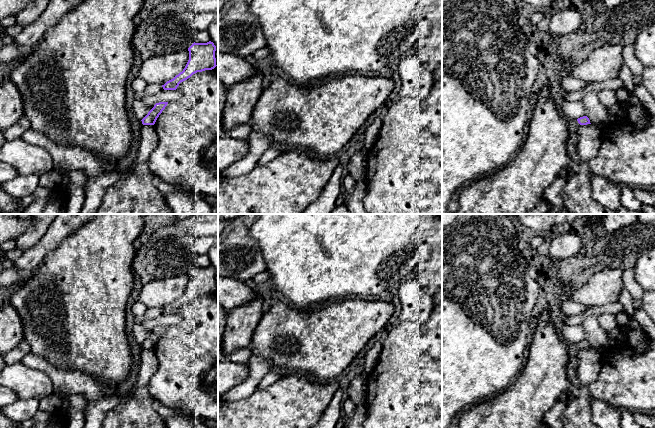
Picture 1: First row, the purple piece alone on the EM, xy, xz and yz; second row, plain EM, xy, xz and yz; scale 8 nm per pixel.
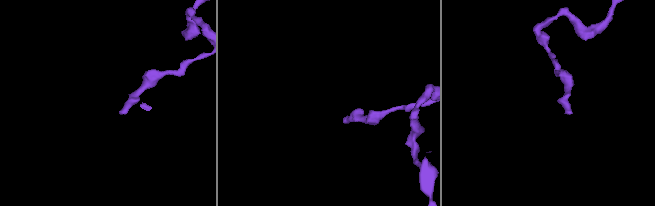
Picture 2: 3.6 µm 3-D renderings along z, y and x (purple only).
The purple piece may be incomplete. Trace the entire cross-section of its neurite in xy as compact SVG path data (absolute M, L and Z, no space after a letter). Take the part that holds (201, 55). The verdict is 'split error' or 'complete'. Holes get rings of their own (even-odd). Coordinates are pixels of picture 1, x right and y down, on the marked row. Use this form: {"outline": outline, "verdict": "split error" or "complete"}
{"outline": "M213 42L193 43L189 48L189 60L178 75L162 85L164 90L176 90L179 84L193 74L205 70L212 70L216 65L215 51L216 46Z", "verdict": "complete"}

